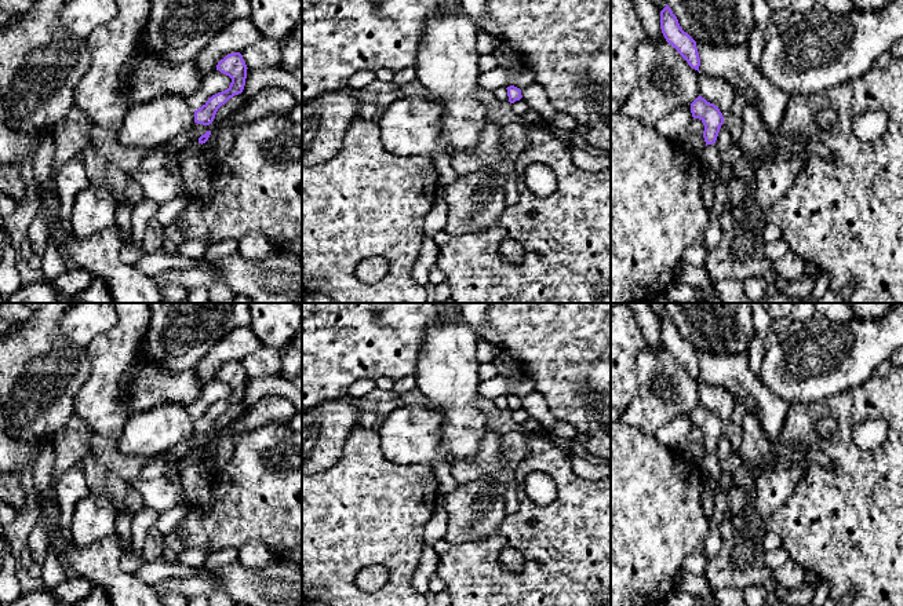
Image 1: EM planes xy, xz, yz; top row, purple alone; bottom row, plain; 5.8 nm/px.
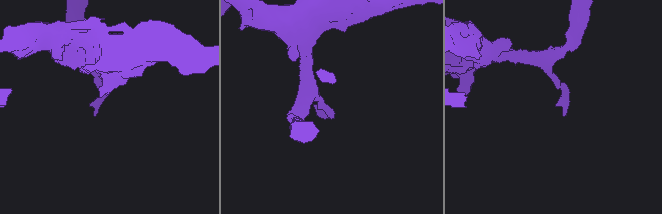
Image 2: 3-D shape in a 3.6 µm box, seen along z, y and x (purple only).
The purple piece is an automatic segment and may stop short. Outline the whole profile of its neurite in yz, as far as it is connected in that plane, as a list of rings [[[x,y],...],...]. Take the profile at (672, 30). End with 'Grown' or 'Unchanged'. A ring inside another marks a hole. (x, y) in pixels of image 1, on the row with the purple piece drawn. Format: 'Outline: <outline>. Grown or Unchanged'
Outline: [[[667,4],[660,11],[660,29],[666,41],[678,51],[692,69],[699,72],[700,58],[696,41],[682,30],[677,17]]]. Unchanged

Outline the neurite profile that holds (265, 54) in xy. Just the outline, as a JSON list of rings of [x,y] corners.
[[[262,37],[258,43],[245,48],[241,55],[250,70],[280,67],[283,63],[278,41],[266,37]]]

